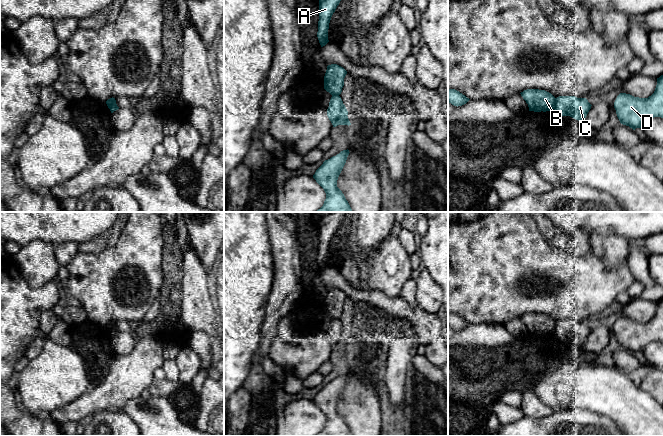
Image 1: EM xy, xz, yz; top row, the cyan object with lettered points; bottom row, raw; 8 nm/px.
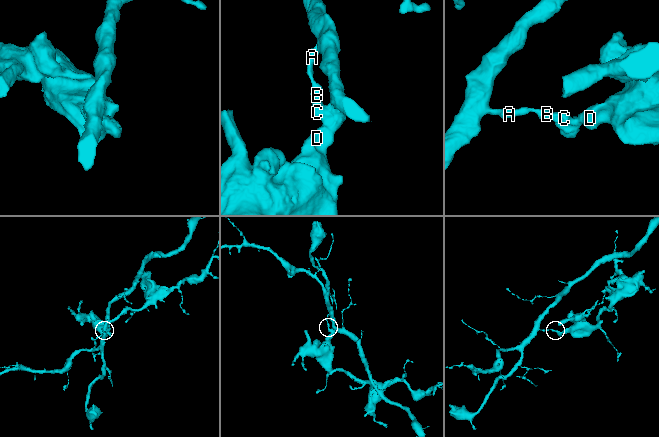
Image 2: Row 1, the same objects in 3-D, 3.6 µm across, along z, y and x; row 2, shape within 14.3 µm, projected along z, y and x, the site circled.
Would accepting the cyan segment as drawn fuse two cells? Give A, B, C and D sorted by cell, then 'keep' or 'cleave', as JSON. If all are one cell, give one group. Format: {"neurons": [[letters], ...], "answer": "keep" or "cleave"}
{"neurons": [["A", "B"], ["C", "D"]], "answer": "cleave"}

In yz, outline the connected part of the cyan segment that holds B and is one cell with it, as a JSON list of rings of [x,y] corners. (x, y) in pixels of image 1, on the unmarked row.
[[[527,313],[520,318],[528,328],[529,335],[546,336],[554,333],[555,321],[545,314]]]

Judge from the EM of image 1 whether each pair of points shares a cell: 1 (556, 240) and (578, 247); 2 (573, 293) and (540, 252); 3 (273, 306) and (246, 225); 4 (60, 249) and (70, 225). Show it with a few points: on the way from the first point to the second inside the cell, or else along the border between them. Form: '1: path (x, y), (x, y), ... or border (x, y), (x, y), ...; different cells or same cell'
1: path (561, 240), (573, 244); same cell
2: path (565, 283), (545, 262); same cell
3: border (274, 271), (274, 280), (263, 317); different cells
4: border (78, 242), (62, 242), (55, 245); different cells

